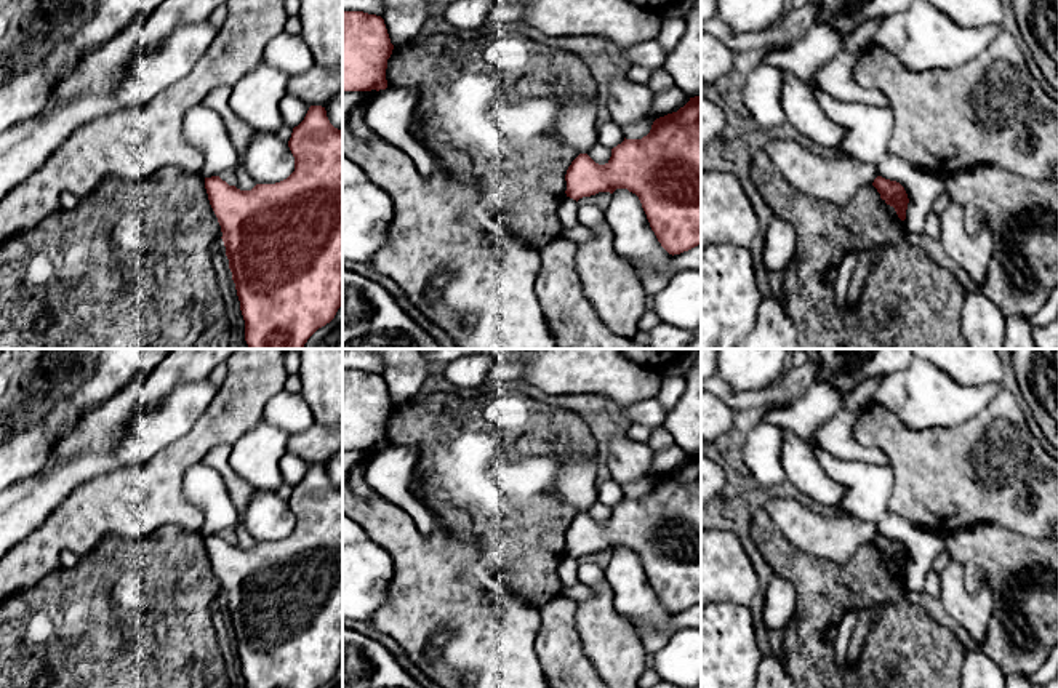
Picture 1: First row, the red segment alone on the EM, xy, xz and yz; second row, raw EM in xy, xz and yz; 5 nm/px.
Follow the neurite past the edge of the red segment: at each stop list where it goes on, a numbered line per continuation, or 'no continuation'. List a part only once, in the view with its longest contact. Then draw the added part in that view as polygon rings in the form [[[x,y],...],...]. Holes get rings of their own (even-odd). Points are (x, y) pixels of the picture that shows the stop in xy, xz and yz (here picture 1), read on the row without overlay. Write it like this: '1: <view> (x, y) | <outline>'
no continuation

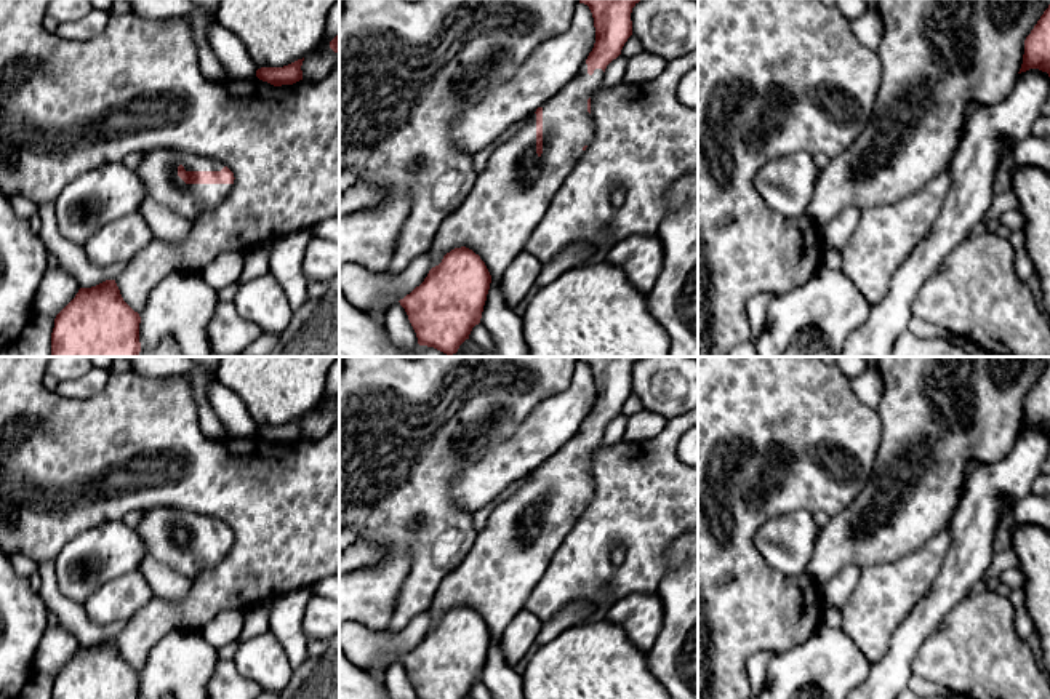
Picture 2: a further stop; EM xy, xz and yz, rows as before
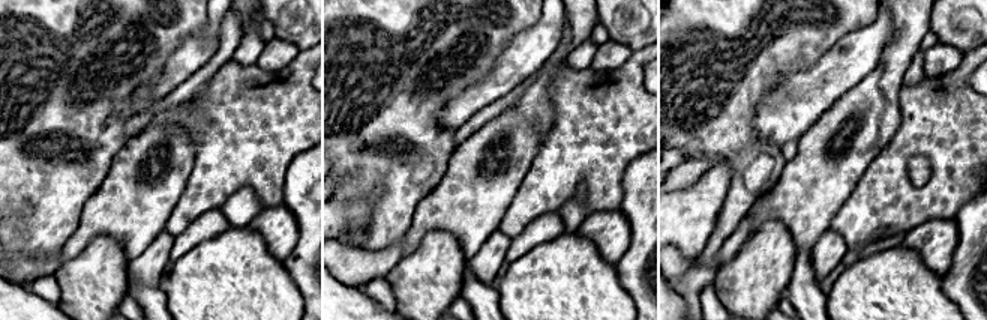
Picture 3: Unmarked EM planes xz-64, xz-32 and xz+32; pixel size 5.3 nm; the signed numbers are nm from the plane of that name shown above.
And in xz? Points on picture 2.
1: xz (509, 555) | [[[584,421],[578,433],[543,465],[543,512],[536,512],[536,472],[527,483],[503,499],[490,513],[466,558],[440,582],[431,609],[431,625],[442,621],[455,606],[466,605],[485,621],[491,637],[503,635],[509,622],[525,609],[525,603],[544,576],[554,553],[583,513],[583,505],[594,497],[592,475],[587,457],[603,440],[603,429],[587,432]]]

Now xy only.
1: xy (159, 527) | [[[171,507],[144,510],[136,531],[144,541],[147,553],[157,561],[184,577],[194,579],[229,557],[232,542],[186,542],[178,534],[179,523],[186,529],[221,529],[226,525],[222,518]]]

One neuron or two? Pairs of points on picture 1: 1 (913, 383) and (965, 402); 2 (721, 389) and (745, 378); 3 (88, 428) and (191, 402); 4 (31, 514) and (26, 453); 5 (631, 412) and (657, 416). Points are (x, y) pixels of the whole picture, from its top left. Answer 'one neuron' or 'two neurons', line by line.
1: one neuron
2: two neurons
3: two neurons
4: two neurons
5: one neuron

